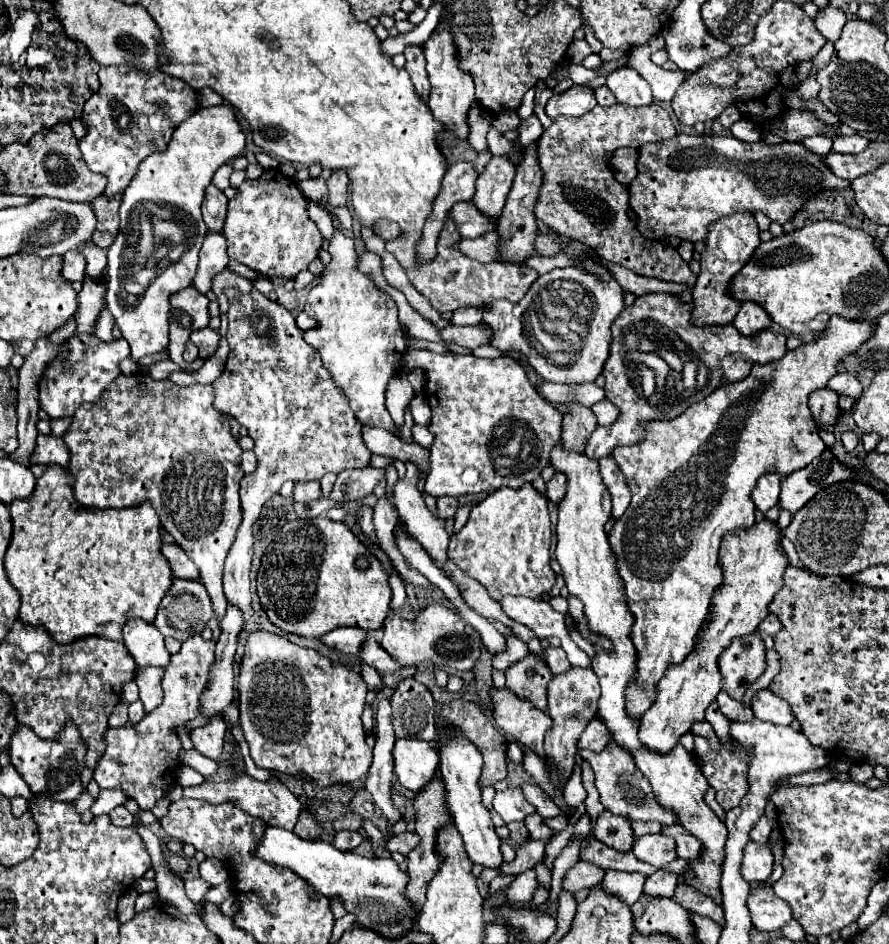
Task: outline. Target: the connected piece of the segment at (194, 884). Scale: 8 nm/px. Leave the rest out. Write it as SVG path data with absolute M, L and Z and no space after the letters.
M194 879L194 881L186 881L184 883L184 891L186 891L186 897L194 903L202 901L202 897L206 895L206 891L210 889L208 883L204 883L204 879Z

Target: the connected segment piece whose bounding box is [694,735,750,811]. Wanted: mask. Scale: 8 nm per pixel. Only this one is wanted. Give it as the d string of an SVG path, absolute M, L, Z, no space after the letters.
M694 737L694 753L702 761L702 773L710 787L716 791L716 801L724 811L740 805L740 799L748 791L748 755L732 741L732 749L722 745L720 751L712 751L704 737Z

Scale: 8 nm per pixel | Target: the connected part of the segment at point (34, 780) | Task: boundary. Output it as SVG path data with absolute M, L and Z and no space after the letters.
M68 721L68 727L60 733L58 741L52 739L40 739L32 729L20 727L16 735L12 737L10 745L10 761L20 773L20 777L28 783L30 791L34 795L48 795L48 799L56 801L76 801L82 787L80 787L80 777L76 775L76 767L86 767L84 765L84 755L86 747L84 741L80 739L80 733L76 727Z

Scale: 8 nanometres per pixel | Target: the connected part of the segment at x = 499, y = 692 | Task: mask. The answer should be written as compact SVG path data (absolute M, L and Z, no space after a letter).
M492 687L488 695L492 699L492 717L496 725L520 745L526 745L544 757L544 731L552 727L552 719L548 719L544 711L532 707L526 699L516 697L508 687Z

